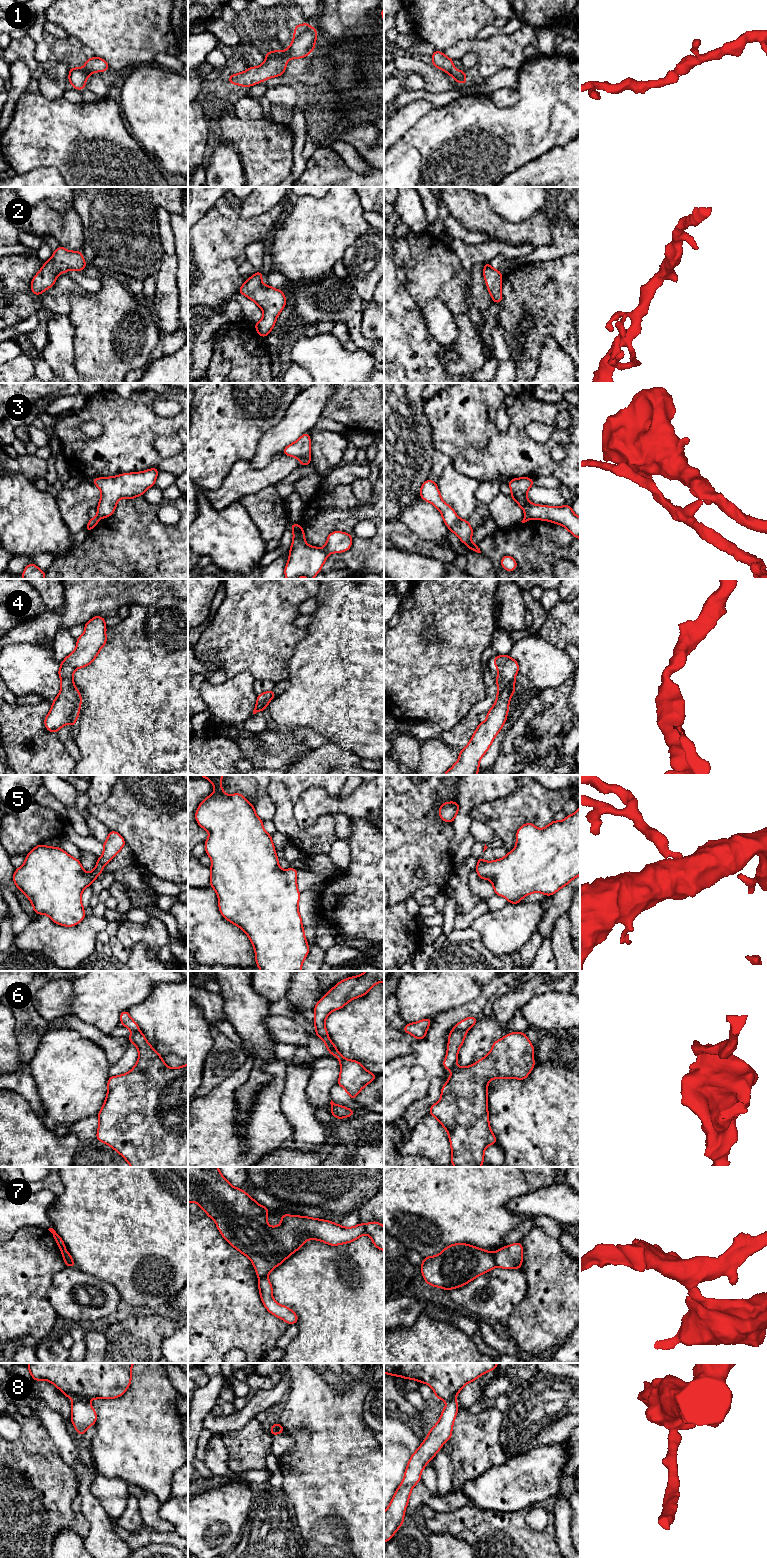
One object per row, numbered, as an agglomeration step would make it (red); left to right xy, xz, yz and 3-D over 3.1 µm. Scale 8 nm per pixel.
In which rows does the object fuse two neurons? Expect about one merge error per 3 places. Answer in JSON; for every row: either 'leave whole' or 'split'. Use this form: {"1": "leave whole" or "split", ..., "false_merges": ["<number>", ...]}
{"1": "leave whole", "2": "leave whole", "3": "split", "4": "leave whole", "5": "leave whole", "6": "split", "7": "split", "8": "split", "false_merges": ["3", "6", "7", "8"]}

